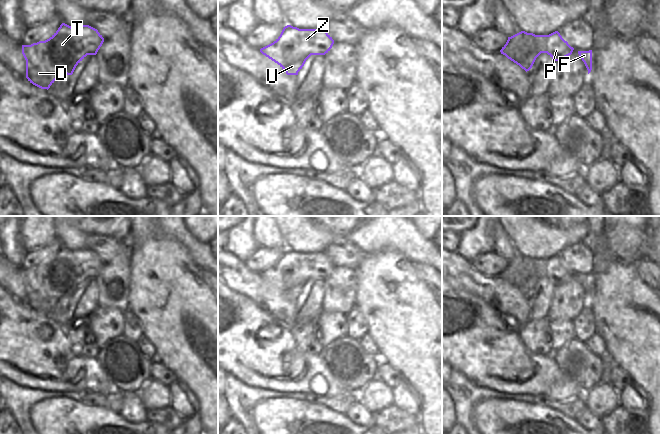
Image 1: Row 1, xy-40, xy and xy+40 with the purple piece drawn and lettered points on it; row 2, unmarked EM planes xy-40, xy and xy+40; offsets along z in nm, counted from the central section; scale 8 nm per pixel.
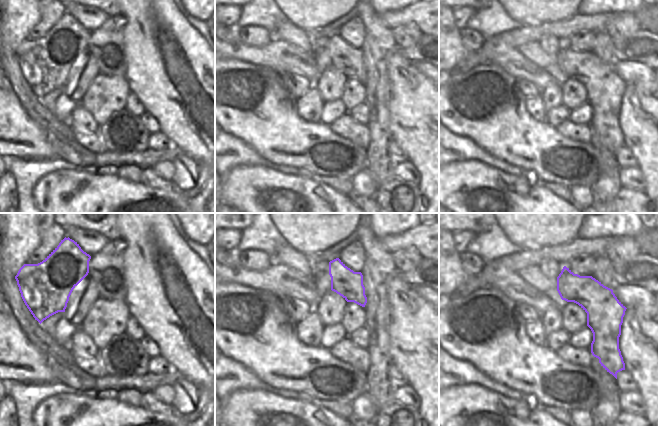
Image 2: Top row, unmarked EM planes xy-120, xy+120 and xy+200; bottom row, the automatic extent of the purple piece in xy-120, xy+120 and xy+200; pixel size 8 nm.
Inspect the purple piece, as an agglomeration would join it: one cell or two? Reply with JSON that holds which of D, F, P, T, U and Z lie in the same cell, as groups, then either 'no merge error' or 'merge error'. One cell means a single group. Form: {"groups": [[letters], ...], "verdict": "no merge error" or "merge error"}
{"groups": [["D", "F", "P", "T", "U", "Z"]], "verdict": "no merge error"}

